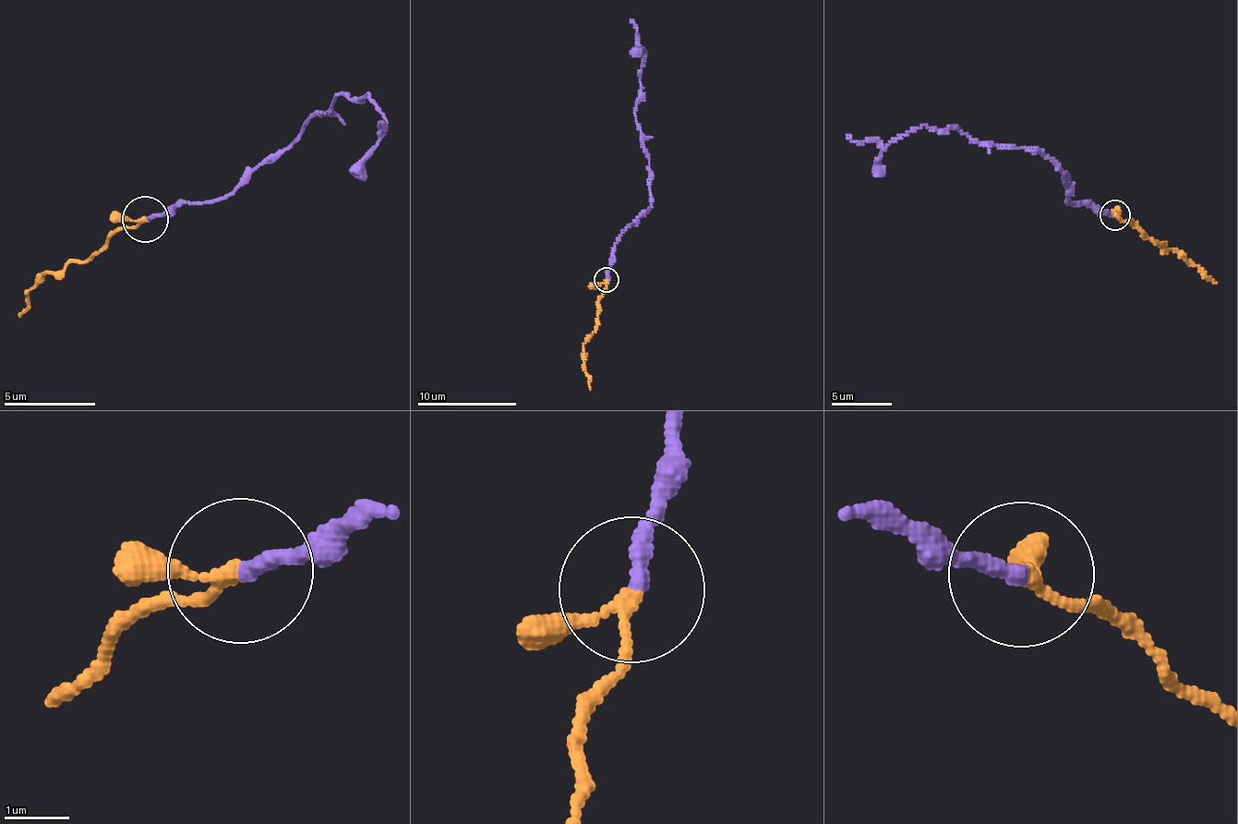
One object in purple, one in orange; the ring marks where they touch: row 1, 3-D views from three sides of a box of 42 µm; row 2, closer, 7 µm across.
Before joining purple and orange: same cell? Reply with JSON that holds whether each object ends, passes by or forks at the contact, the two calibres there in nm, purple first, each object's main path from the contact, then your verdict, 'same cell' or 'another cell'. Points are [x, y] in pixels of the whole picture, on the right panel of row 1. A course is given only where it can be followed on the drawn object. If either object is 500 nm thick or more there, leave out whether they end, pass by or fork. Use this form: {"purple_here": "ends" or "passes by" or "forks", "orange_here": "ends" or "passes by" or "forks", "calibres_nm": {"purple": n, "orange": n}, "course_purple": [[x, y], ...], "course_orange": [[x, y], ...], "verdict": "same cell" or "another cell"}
{"purple_here": "ends", "orange_here": "passes by", "calibres_nm": {"purple": 260, "orange": 160}, "course_purple": [[1116, 216], [1073, 204], [1069, 182], [1038, 151], [984, 146], [956, 128], [924, 125], [886, 145], [847, 135]], "course_orange": [[1116, 216], [1171, 248], [1216, 283]], "verdict": "same cell"}

